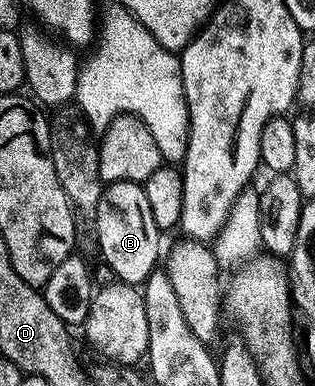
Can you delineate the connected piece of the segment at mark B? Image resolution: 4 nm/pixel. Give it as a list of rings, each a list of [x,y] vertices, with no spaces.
[[[134,180],[111,181],[101,191],[96,215],[96,242],[103,263],[108,264],[115,279],[133,286],[143,285],[157,271],[156,259],[161,259],[160,236],[162,229],[150,214],[143,187]]]

